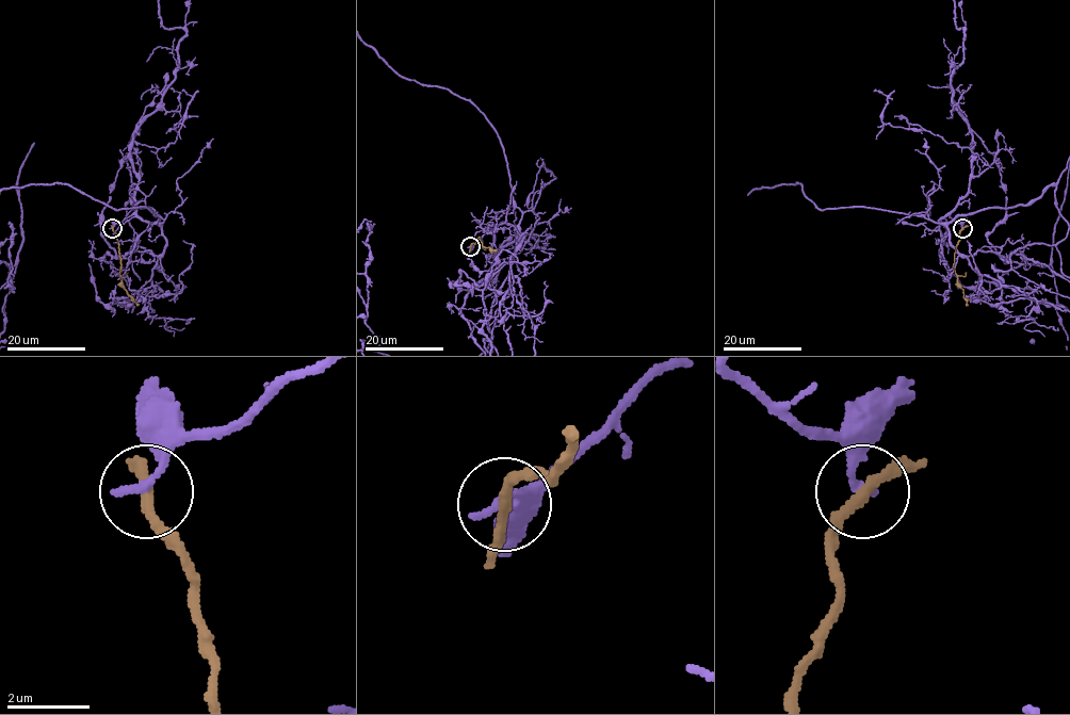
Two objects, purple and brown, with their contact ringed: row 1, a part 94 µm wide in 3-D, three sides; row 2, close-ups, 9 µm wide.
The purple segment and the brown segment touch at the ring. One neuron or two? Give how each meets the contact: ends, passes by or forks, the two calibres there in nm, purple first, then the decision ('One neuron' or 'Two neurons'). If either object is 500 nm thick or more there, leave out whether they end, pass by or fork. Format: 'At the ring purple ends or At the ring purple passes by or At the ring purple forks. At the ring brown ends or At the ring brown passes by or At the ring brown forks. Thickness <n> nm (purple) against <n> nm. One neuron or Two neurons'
At the ring purple ends. At the ring brown passes by. Thickness 240 nm (purple) against 260 nm. Two neurons

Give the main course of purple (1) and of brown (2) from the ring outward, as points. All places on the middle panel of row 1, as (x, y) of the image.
1: (470, 246), (521, 217), (499, 135), (473, 104), (401, 77), (361, 39)
2: (470, 246), (480, 237), (484, 247), (497, 249)

